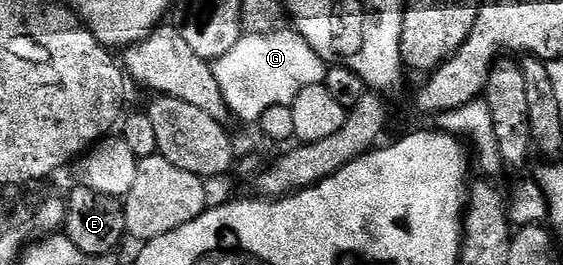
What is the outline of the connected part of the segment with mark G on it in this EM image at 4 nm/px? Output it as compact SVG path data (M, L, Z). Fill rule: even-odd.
M286 30L271 32L246 31L218 60L212 61L215 82L223 94L226 106L234 117L241 120L260 121L263 110L271 110L271 106L292 105L299 90L307 90L307 86L325 83L323 58L307 46L307 42L299 33Z

